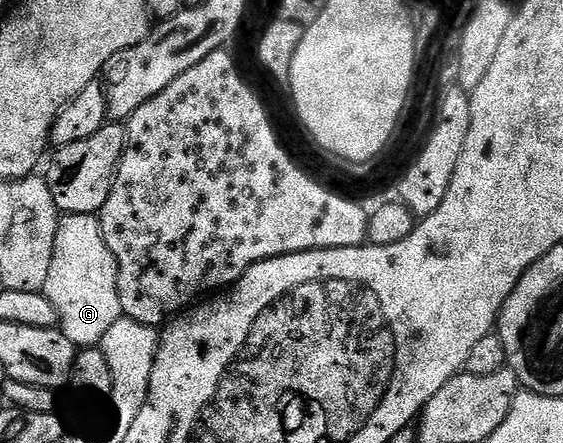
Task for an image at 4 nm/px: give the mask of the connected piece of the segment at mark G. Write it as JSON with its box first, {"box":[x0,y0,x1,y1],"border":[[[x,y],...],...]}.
{"box":[41,214,123,348],"border":[[[63,214],[53,240],[49,274],[41,291],[59,317],[58,329],[77,348],[95,348],[110,326],[123,317],[117,292],[117,260],[105,244],[101,224],[94,214]]]}

